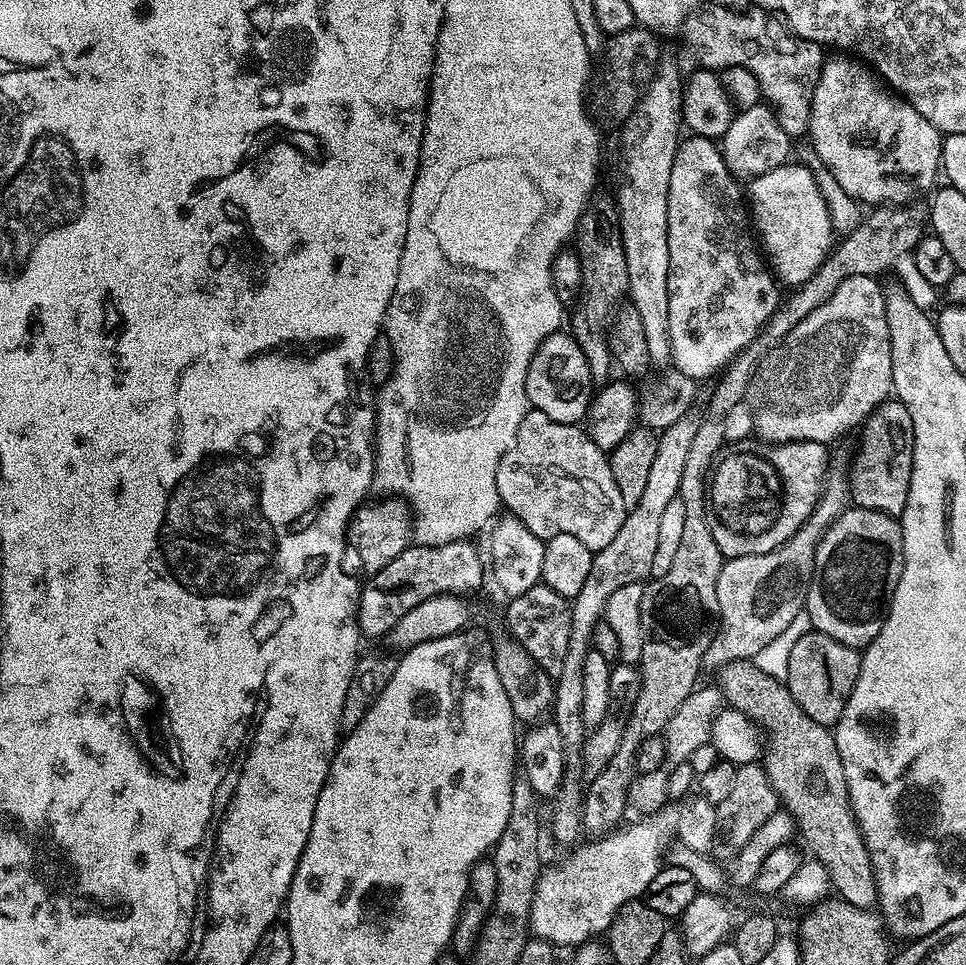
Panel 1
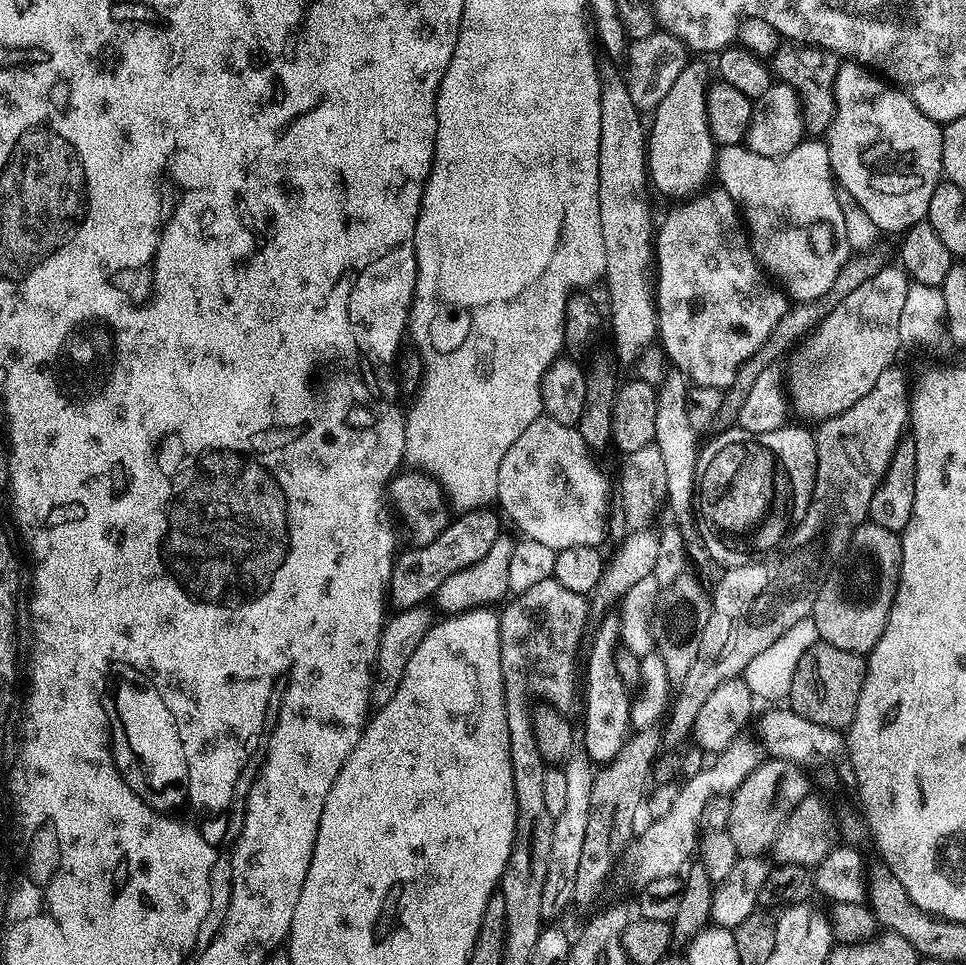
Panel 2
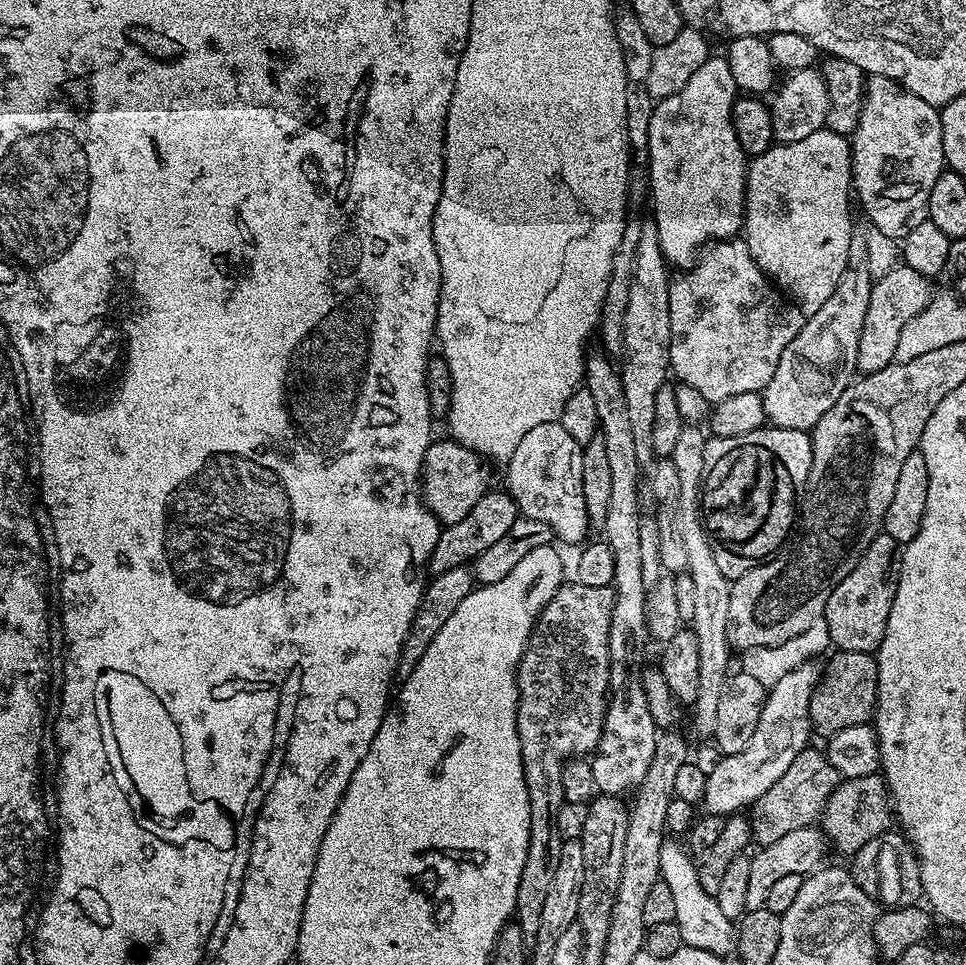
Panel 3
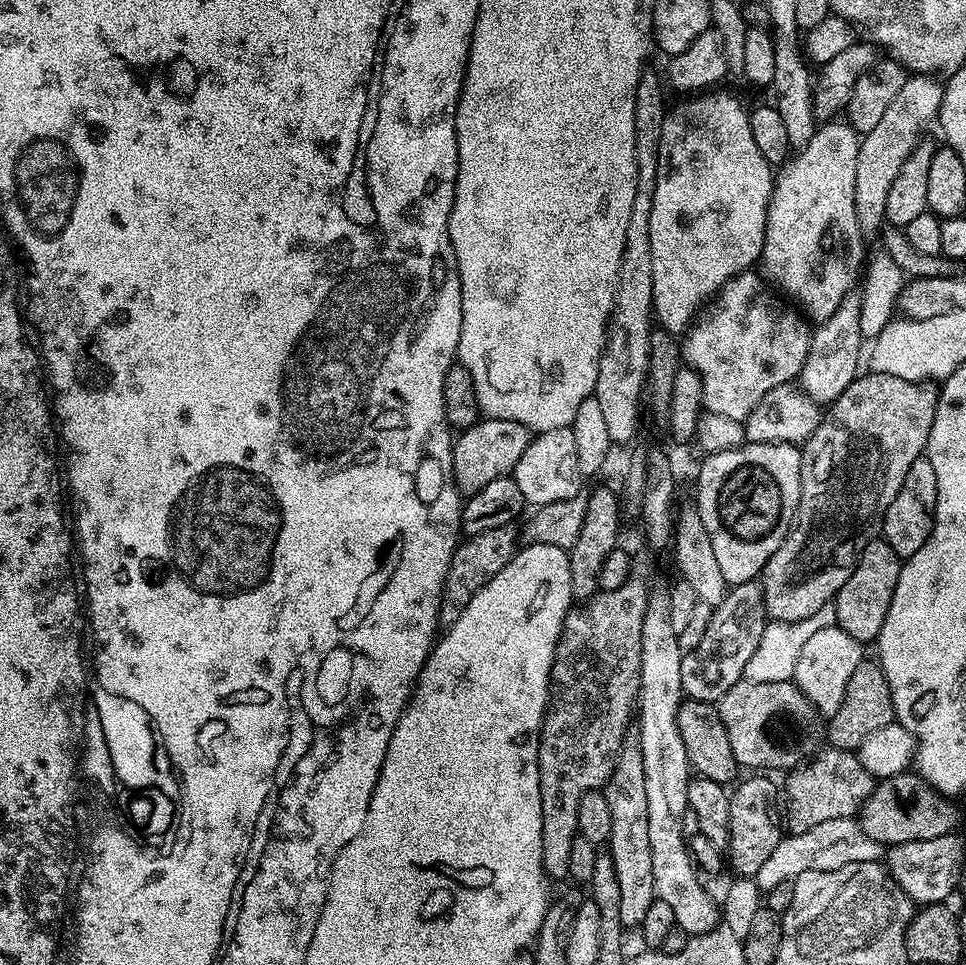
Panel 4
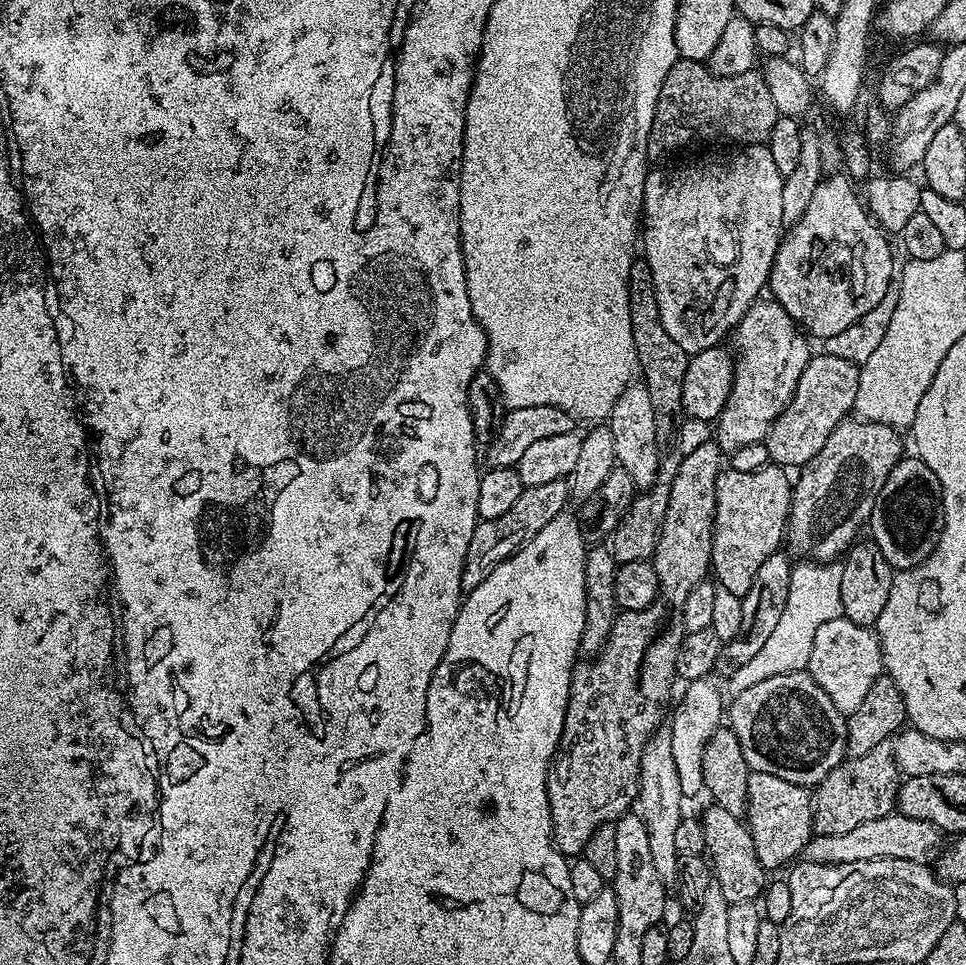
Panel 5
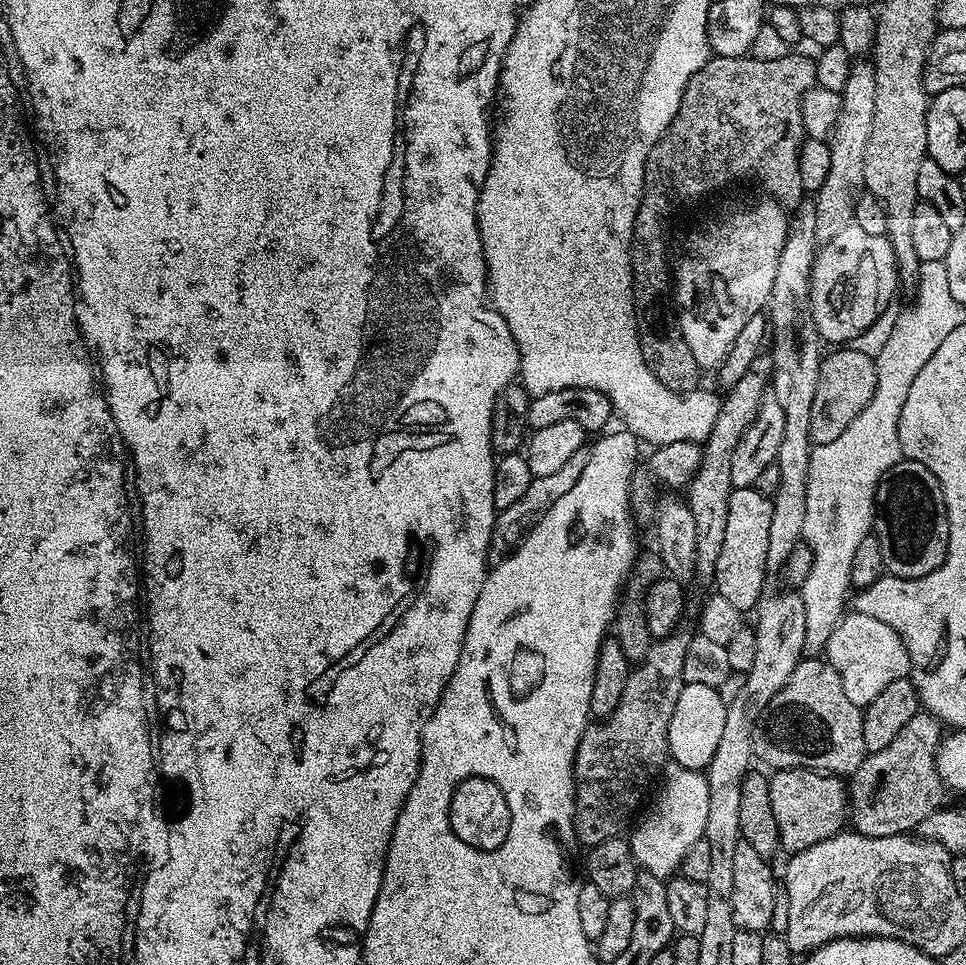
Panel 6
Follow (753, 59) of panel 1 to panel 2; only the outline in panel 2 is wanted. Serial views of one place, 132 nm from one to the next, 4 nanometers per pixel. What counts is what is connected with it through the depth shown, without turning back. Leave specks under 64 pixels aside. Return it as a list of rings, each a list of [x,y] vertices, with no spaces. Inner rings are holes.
[[[784,42],[772,53],[770,67],[775,79],[789,84],[800,99],[800,116],[804,119],[804,130],[809,137],[820,138],[827,133],[834,116],[834,78],[842,71],[841,57],[835,52],[826,52],[819,46],[799,42]]]

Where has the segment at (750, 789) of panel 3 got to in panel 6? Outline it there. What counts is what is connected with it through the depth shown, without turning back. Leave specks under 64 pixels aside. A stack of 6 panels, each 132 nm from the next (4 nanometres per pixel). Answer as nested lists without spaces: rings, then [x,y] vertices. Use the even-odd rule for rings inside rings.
[[[849,611],[841,616],[840,621],[828,639],[826,649],[828,663],[838,670],[838,678],[842,678],[842,690],[846,690],[846,698],[854,702],[860,709],[868,707],[890,682],[898,682],[909,675],[908,651],[902,638],[886,622],[878,622],[878,618],[870,618],[870,614],[858,614]]]

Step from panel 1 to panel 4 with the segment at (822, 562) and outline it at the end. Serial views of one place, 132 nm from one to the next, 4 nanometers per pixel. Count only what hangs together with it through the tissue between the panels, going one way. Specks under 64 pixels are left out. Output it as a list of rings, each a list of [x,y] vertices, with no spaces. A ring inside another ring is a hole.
[[[882,538],[871,540],[864,547],[858,558],[855,570],[846,578],[846,586],[838,590],[835,598],[836,624],[850,638],[861,642],[875,641],[882,630],[882,622],[886,622],[886,610],[890,610],[890,602],[894,598],[894,586],[898,586],[898,574],[902,557],[894,554],[894,550]]]

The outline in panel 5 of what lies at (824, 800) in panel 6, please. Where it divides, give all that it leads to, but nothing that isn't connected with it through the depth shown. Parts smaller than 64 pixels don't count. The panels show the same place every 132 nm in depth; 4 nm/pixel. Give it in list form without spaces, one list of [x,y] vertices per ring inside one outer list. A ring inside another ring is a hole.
[[[749,771],[746,794],[748,795],[746,823],[750,830],[750,838],[754,838],[758,862],[762,862],[766,870],[780,868],[783,864],[791,865],[803,853],[814,835],[813,793],[803,784],[786,782],[786,778],[774,778],[774,774]]]

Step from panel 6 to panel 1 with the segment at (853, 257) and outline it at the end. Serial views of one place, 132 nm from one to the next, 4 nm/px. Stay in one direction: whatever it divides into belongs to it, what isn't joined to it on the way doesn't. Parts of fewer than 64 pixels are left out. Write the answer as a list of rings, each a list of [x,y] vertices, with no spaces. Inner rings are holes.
[[[789,162],[770,170],[761,176],[751,177],[750,188],[750,220],[754,225],[755,235],[762,245],[762,252],[770,261],[770,267],[781,285],[795,286],[806,282],[822,266],[828,253],[834,247],[834,233],[830,214],[826,210],[826,202],[818,190],[818,182],[810,174],[810,170],[799,162]]]

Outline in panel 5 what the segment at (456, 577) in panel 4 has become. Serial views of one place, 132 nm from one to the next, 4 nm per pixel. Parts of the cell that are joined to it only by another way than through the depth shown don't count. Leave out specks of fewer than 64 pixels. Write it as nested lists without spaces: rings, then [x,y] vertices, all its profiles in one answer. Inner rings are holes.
[[[567,479],[555,480],[554,482],[542,482],[542,486],[530,486],[525,488],[522,494],[518,494],[518,502],[501,514],[498,518],[480,520],[474,530],[474,538],[470,538],[470,550],[466,550],[466,562],[462,570],[462,586],[464,592],[473,592],[502,562],[506,562],[524,543],[546,522],[554,522],[558,514],[569,507],[568,496],[570,497],[570,484]]]

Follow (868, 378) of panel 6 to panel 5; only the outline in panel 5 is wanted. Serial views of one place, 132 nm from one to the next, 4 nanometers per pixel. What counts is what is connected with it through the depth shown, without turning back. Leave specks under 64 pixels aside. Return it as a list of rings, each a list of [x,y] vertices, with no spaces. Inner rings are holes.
[[[813,355],[798,378],[798,386],[790,402],[782,414],[778,414],[768,436],[762,441],[769,451],[769,461],[785,470],[799,470],[810,463],[820,453],[822,446],[826,446],[826,438],[830,438],[836,427],[849,419],[855,409],[859,377],[859,364],[837,356]]]

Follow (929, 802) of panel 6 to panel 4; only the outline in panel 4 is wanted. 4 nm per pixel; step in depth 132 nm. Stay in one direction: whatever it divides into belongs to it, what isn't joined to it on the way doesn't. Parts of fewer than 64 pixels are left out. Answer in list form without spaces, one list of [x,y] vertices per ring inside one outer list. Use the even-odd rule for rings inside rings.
[[[831,746],[817,752],[803,766],[791,769],[787,776],[788,781],[782,784],[782,808],[789,833],[814,830],[814,826],[834,818],[855,817],[874,787],[874,777],[862,766],[856,752],[843,752]]]

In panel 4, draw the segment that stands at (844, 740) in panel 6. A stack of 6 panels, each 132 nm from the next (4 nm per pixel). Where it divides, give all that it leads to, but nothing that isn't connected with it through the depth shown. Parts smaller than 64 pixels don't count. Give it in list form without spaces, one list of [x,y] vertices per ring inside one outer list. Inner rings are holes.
[[[740,680],[718,702],[722,726],[726,726],[726,735],[730,737],[730,747],[734,749],[734,758],[741,769],[768,770],[764,768],[784,768],[791,770],[803,765],[805,761],[821,751],[822,741],[826,736],[826,728],[822,723],[822,717],[802,694],[802,690],[792,680],[786,682],[750,682]],[[821,723],[821,724],[820,724]],[[788,728],[788,744],[784,741],[784,731]],[[821,740],[821,744],[820,744]]]

